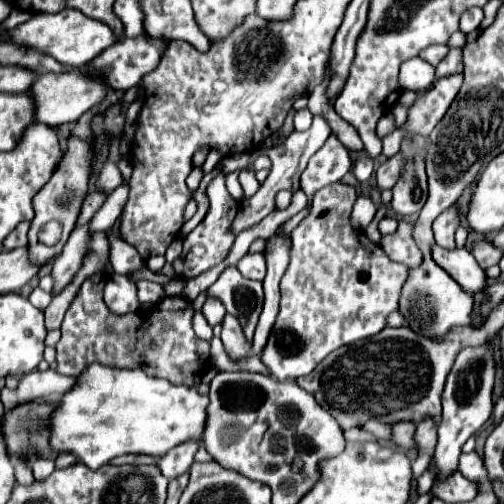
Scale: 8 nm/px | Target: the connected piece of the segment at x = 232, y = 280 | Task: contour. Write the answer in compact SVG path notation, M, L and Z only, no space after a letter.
M232 266L226 268L220 280L208 288L208 296L216 296L220 298L220 302L224 302L226 310L240 320L240 326L244 328L244 338L252 342L256 320L262 312L264 302L262 282L242 278L242 274Z

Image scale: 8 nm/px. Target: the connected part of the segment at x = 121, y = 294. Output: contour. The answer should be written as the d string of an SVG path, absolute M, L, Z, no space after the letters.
M112 274L106 288L104 288L104 300L112 314L128 314L138 310L138 298L136 298L136 284L128 280L128 276Z

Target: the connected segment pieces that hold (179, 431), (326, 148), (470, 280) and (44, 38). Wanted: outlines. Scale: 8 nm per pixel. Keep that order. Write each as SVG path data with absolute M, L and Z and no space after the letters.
M92 364L78 376L78 384L58 400L50 442L54 450L74 454L92 470L122 454L164 458L172 448L188 440L202 442L206 408L208 396L200 394L198 388L152 378L140 368L120 370Z
M330 136L326 140L326 144L310 158L310 164L306 168L306 172L302 172L302 180L300 180L300 188L306 192L308 200L312 200L312 196L334 182L340 182L344 178L344 174L348 172L344 166L348 150L336 140L336 136Z
M432 244L430 252L434 262L444 268L466 292L484 292L486 274L468 250L456 248L456 252L450 252L446 248L440 248L438 244Z
M66 8L58 14L34 14L26 24L20 24L18 28L10 30L8 36L18 44L32 46L44 54L50 54L60 64L68 64L68 66L86 66L96 56L100 56L100 52L120 42L120 38L108 24L100 20L92 20L82 12L76 12L76 8Z

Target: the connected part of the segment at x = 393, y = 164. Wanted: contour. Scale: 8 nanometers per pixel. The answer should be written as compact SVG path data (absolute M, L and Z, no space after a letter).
M392 156L376 170L376 186L380 190L390 190L396 184L396 180L400 176L400 164L402 164L402 158Z

